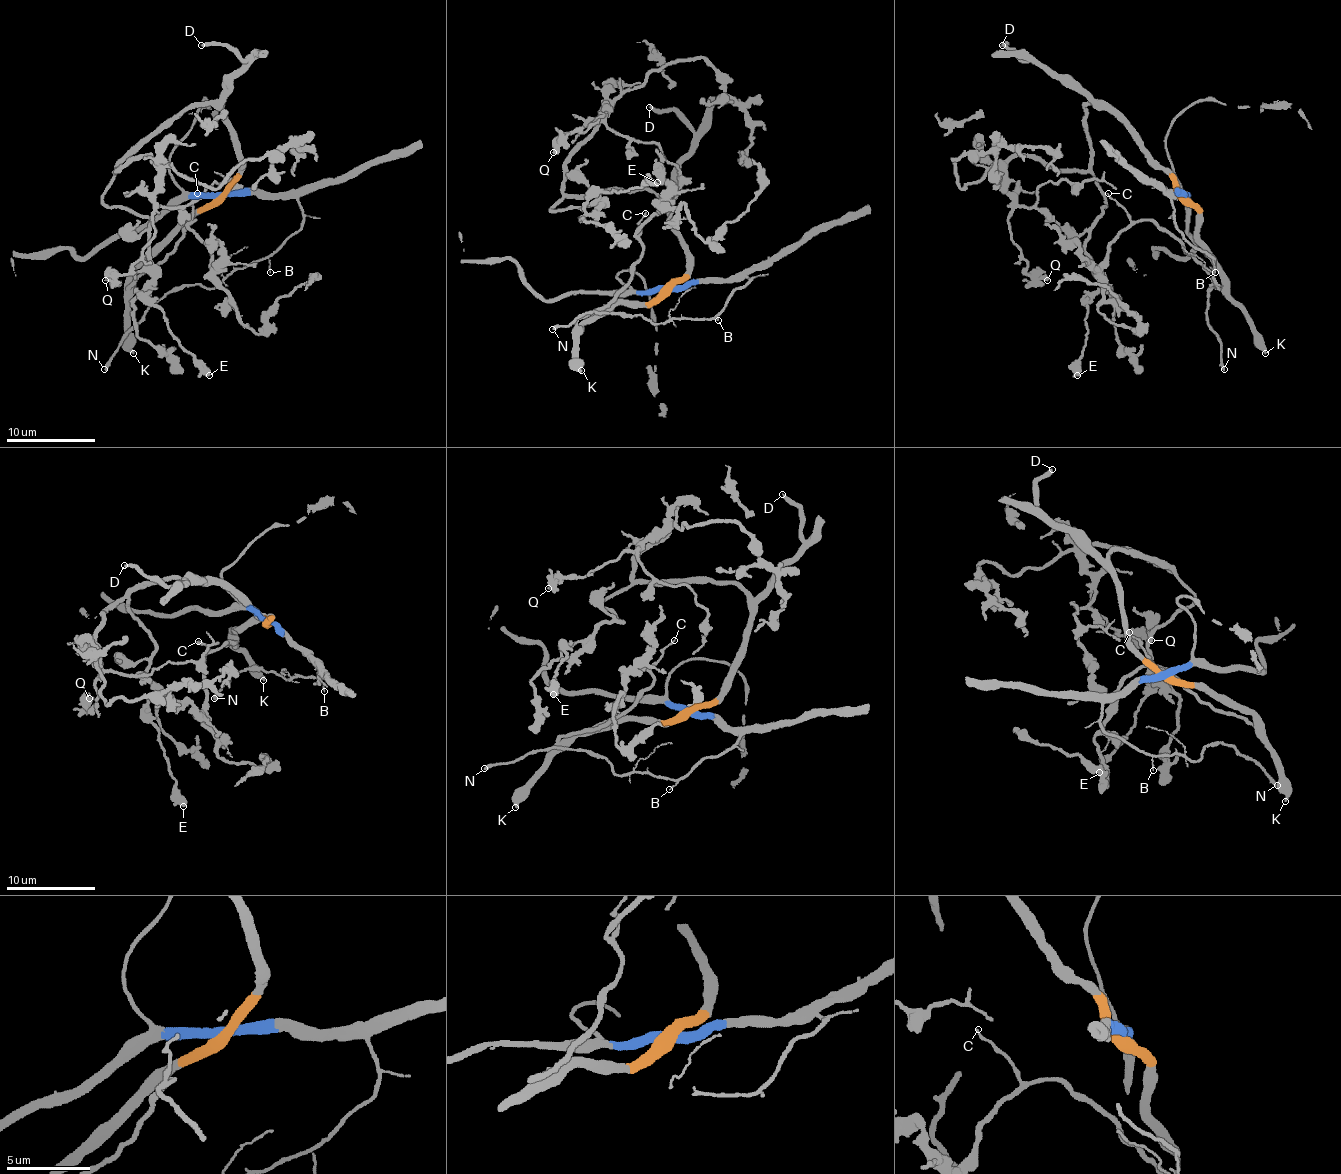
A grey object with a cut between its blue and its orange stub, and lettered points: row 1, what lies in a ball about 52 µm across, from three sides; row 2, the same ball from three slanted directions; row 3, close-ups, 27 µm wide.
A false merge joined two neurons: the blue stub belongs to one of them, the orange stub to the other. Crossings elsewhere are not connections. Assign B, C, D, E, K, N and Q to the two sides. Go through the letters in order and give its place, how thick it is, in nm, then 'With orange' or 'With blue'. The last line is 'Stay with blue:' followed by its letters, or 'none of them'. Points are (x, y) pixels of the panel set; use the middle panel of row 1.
B: Place: (718, 320). Thickness 110 nm. With blue
C: Place: (645, 213). Thickness 150 nm. With orange
D: Place: (649, 107). Thickness 300 nm. With orange
E: Place: (657, 182). Thickness 400 nm. With orange
K: Place: (581, 370). Thickness 360 nm. With orange
N: Place: (552, 329). Thickness 280 nm. With blue
Q: Place: (553, 152). Thickness 480 nm. With orange
Stay with blue: B, N

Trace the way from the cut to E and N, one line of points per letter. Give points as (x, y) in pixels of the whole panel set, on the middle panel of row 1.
E: (668, 288), (688, 246), (648, 190), (551, 210), (597, 190), (590, 213), (599, 193), (657, 181)
N: (668, 288), (750, 279), (708, 319), (650, 324), (639, 315), (584, 313), (568, 326), (553, 328)

